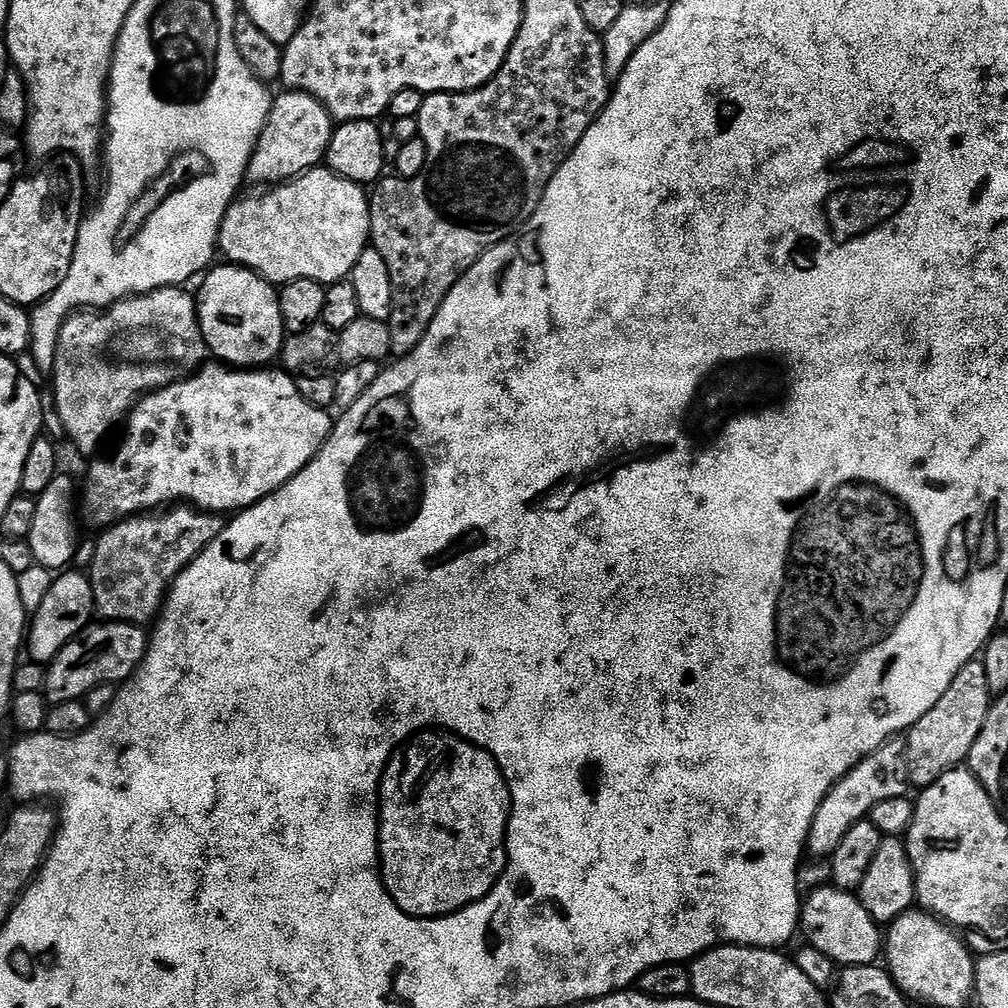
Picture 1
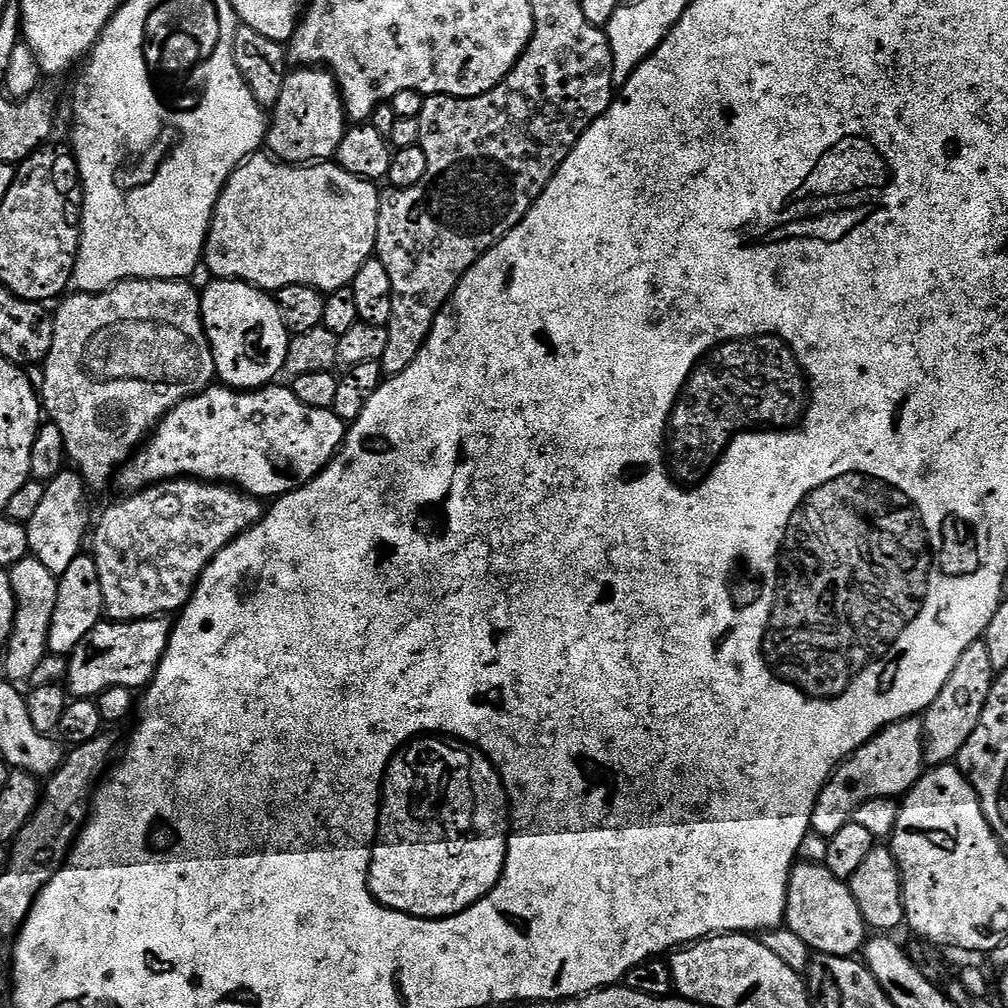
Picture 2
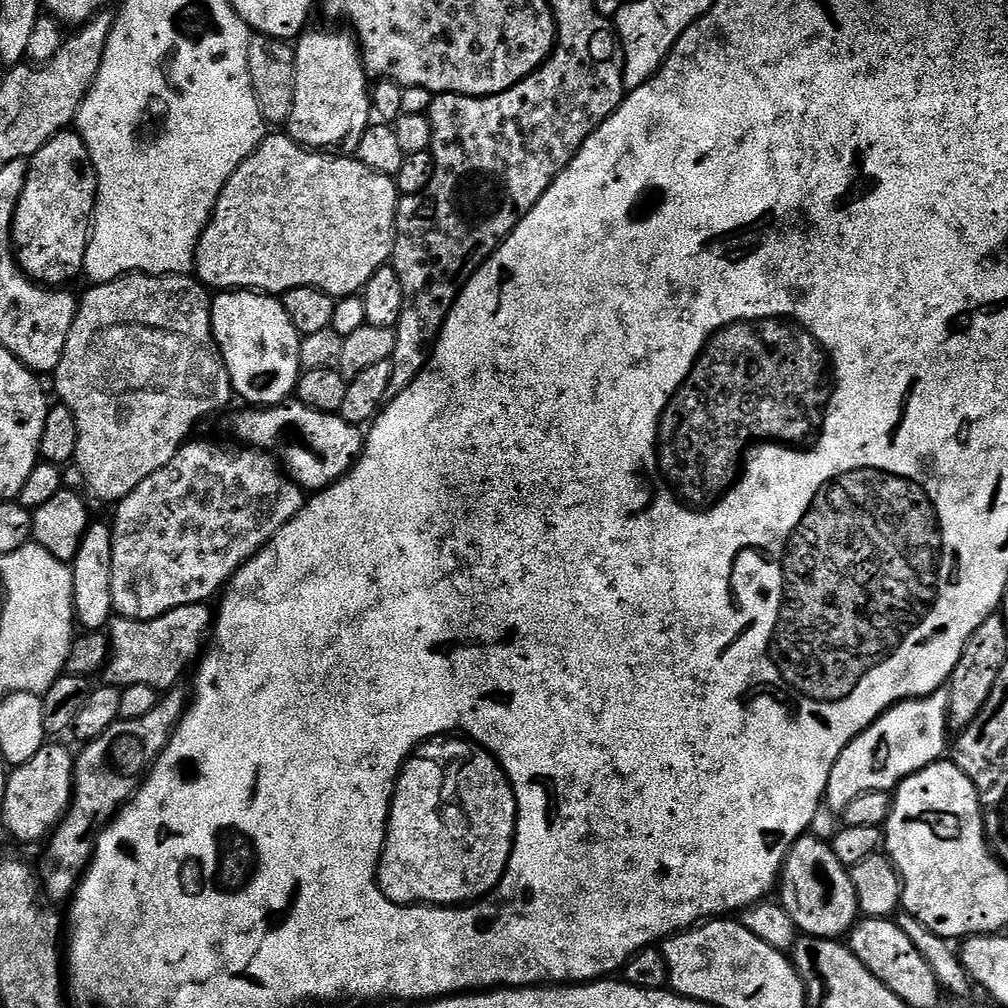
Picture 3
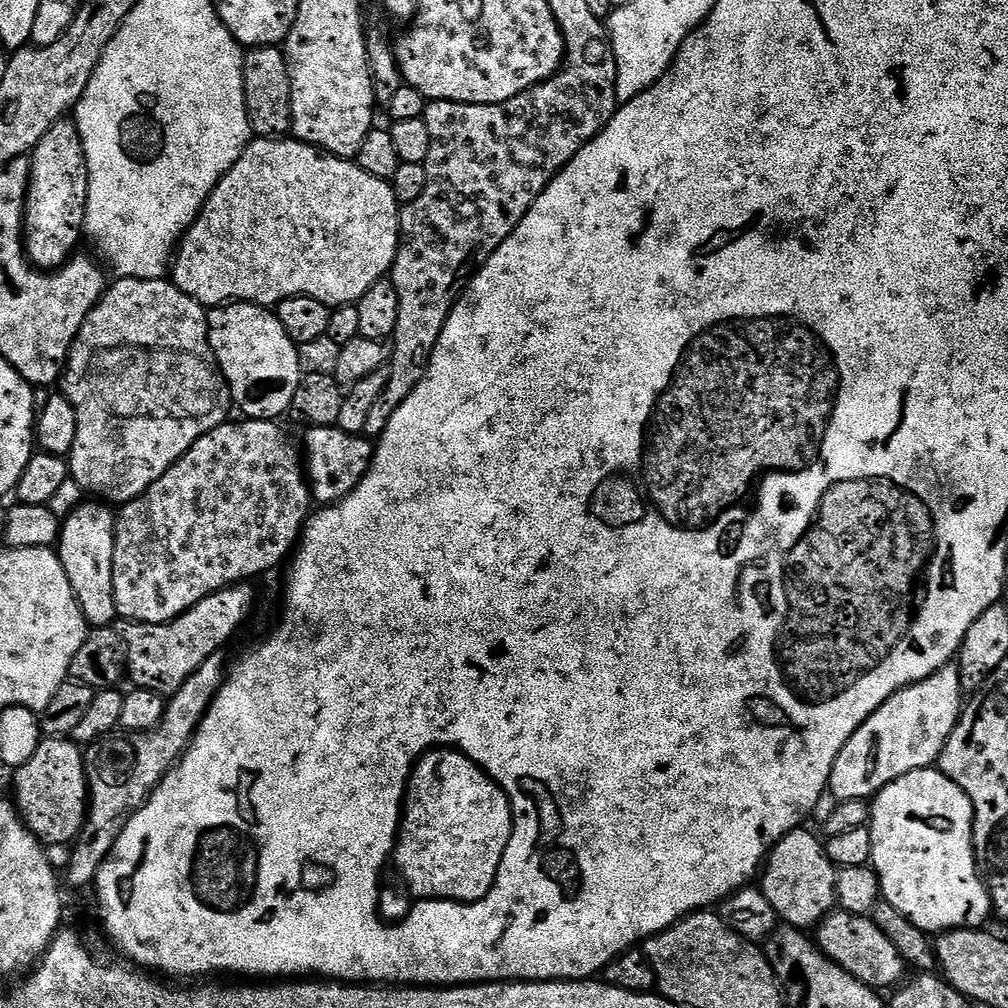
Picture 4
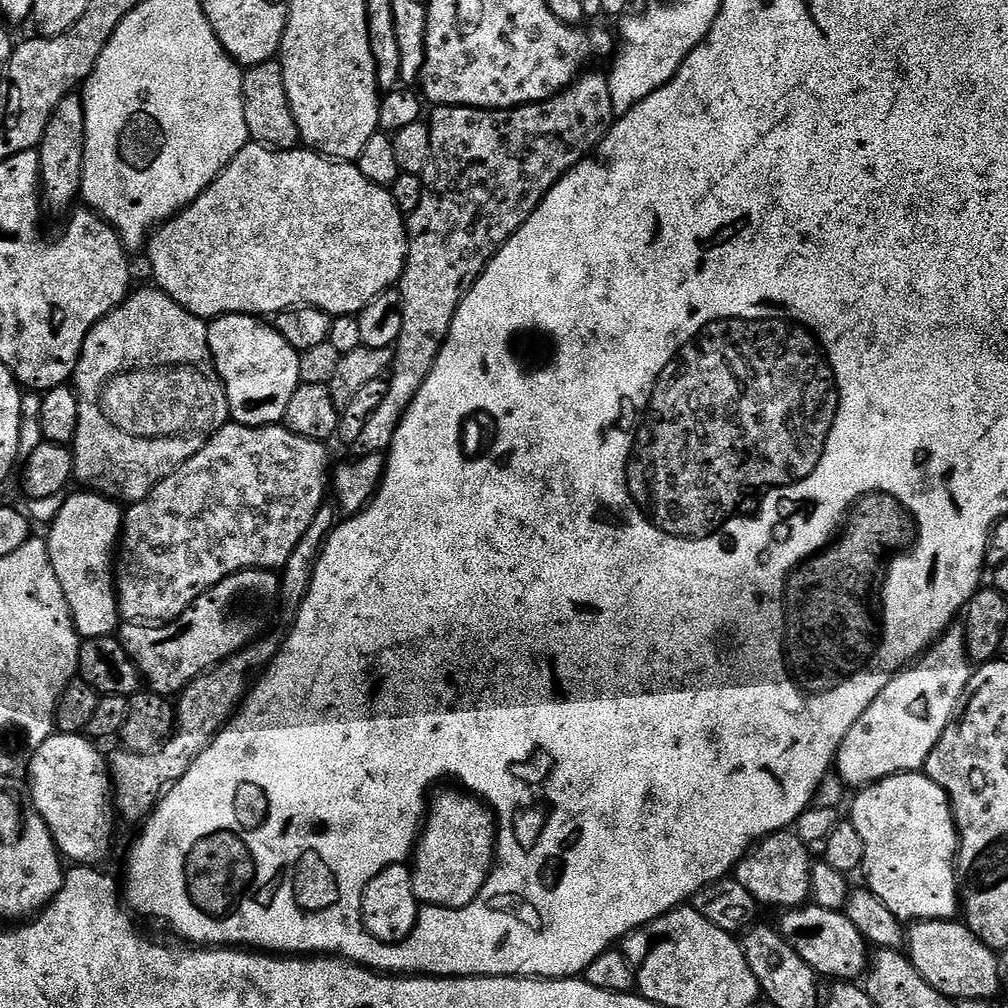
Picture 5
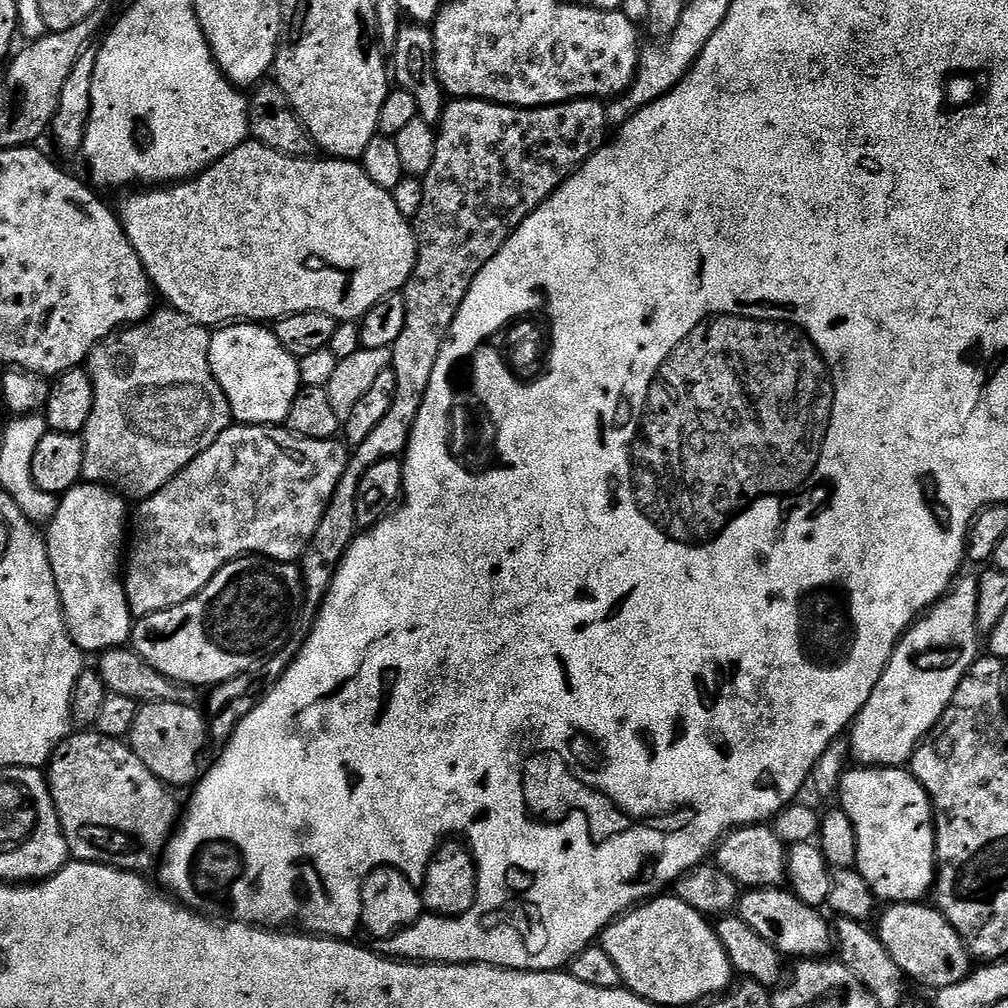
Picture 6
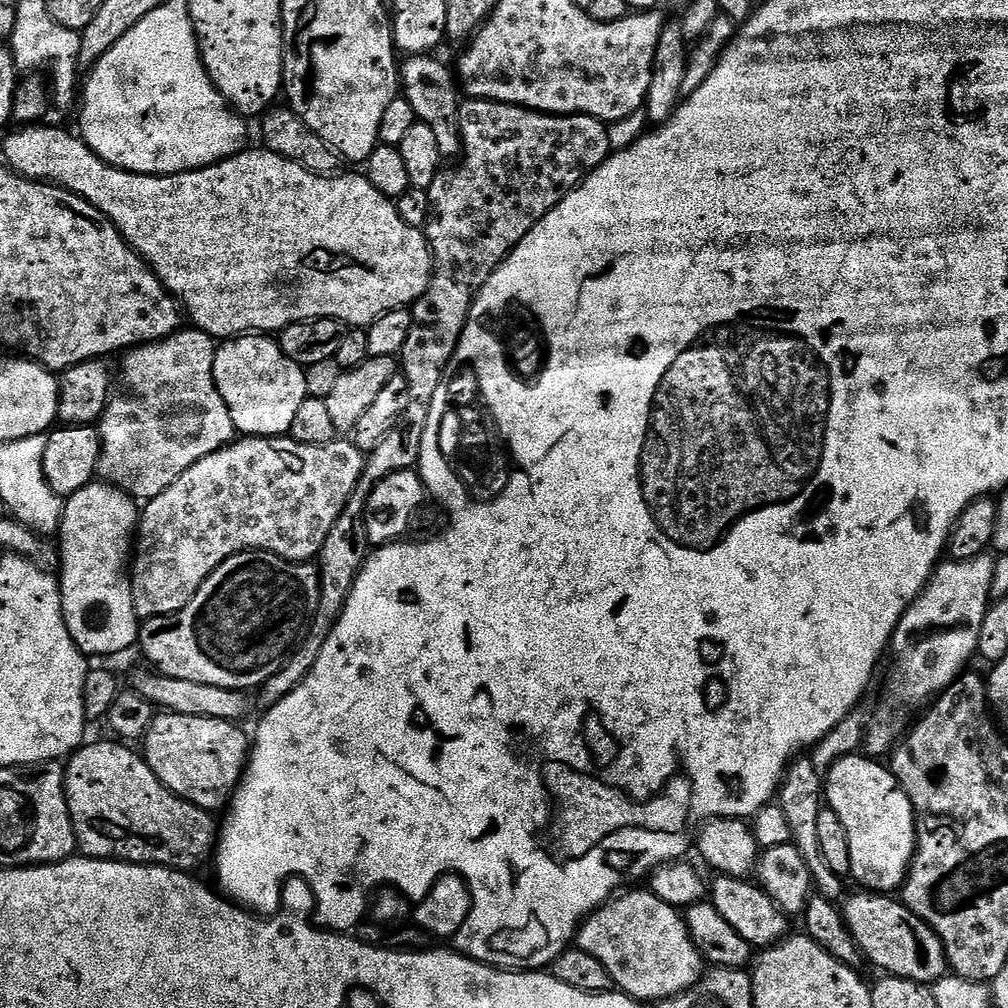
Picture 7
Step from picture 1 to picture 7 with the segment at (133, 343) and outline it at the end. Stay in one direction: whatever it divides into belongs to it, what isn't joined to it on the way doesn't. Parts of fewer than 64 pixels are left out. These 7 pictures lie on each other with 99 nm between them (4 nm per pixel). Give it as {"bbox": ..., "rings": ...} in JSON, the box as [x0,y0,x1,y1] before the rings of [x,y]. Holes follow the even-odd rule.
{"bbox":[98,330,237,502],"rings":[[[178,330],[173,336],[155,340],[152,344],[137,344],[123,353],[124,361],[120,364],[120,372],[118,368],[114,391],[98,421],[99,479],[113,488],[120,488],[137,502],[158,498],[158,494],[182,478],[194,462],[226,447],[237,435],[228,407],[218,394],[212,378],[217,341],[199,330],[184,331]]]}

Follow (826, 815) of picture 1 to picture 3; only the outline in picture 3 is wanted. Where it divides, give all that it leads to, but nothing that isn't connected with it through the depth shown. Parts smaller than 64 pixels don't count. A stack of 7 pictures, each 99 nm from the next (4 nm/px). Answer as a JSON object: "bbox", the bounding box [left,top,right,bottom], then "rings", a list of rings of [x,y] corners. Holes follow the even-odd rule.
{"bbox":[824,690,948,814],"rings":[[[944,690],[921,696],[919,700],[904,700],[901,704],[892,705],[865,732],[858,733],[846,746],[846,750],[838,754],[838,762],[834,762],[830,770],[830,782],[826,782],[824,791],[827,807],[836,814],[843,813],[844,808],[854,802],[854,798],[871,792],[891,793],[907,776],[937,763],[943,757],[940,755],[944,752],[944,734],[948,732],[947,708],[948,693]]]}

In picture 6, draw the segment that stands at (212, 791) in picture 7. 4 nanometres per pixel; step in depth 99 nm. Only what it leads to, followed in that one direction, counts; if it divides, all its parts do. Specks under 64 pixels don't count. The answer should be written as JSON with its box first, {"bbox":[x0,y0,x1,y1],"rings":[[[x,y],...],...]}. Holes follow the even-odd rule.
{"bbox":[130,702,210,789],"rings":[[[154,702],[140,705],[138,718],[134,718],[130,737],[132,752],[142,758],[150,774],[173,789],[195,785],[202,775],[201,769],[196,769],[196,759],[203,754],[204,743],[209,743],[210,733],[205,717],[202,712],[200,717],[198,709],[190,704]]]}

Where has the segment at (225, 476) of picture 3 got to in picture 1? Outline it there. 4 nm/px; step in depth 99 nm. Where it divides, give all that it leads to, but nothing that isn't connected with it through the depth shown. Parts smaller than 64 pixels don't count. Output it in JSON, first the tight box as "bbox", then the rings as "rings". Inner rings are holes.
{"bbox":[90,506,225,625],"rings":[[[168,506],[163,510],[131,516],[103,529],[92,552],[90,571],[95,615],[104,622],[151,625],[157,619],[172,581],[186,570],[186,566],[190,566],[190,562],[194,562],[194,558],[198,558],[198,554],[202,554],[202,550],[206,550],[206,546],[210,546],[210,542],[214,542],[214,538],[218,538],[218,534],[222,534],[225,523],[225,517],[215,512],[202,512],[191,506]]]}

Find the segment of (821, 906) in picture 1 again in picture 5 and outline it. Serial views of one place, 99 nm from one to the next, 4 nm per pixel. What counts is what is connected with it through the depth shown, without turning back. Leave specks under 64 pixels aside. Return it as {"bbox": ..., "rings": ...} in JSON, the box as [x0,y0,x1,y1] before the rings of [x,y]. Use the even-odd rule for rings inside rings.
{"bbox":[734,831,812,910],"rings":[[[795,831],[773,832],[764,837],[752,851],[736,865],[734,879],[742,882],[750,894],[754,894],[757,905],[777,904],[777,909],[791,910],[809,903],[812,895],[812,866],[809,845],[805,844]]]}

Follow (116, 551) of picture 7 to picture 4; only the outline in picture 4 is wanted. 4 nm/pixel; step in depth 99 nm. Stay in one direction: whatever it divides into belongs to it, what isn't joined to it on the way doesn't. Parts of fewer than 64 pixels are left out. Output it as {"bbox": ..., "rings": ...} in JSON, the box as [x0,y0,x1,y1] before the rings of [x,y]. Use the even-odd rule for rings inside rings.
{"bbox":[58,503,117,628],"rings":[[[77,503],[72,511],[63,517],[62,527],[59,529],[58,555],[89,625],[92,628],[107,628],[117,619],[112,585],[116,516],[107,503],[92,503],[96,504]]]}

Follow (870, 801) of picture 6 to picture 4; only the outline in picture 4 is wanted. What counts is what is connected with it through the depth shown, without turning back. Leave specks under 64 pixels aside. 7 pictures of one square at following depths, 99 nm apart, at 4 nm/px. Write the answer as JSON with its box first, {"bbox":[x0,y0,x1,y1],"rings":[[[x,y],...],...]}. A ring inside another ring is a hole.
{"bbox":[867,767,993,934],"rings":[[[939,767],[914,770],[876,793],[870,804],[867,830],[872,843],[870,867],[880,880],[883,903],[894,906],[898,914],[910,918],[914,926],[929,934],[943,934],[958,928],[980,930],[987,925],[984,923],[988,916],[993,915],[992,900],[976,870],[976,855],[972,845],[972,803]]]}

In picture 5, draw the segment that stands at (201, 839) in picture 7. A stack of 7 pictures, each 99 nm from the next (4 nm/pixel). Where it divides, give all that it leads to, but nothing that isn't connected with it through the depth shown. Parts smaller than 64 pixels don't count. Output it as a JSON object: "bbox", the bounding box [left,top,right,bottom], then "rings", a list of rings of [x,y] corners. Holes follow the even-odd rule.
{"bbox":[26,731,118,866],"rings":[[[57,731],[42,746],[31,753],[32,761],[28,764],[26,783],[32,793],[32,805],[42,814],[42,820],[50,830],[56,847],[65,861],[76,866],[96,866],[112,852],[112,835],[116,832],[118,808],[114,803],[114,789],[109,761],[96,748],[87,735],[74,732]]]}

